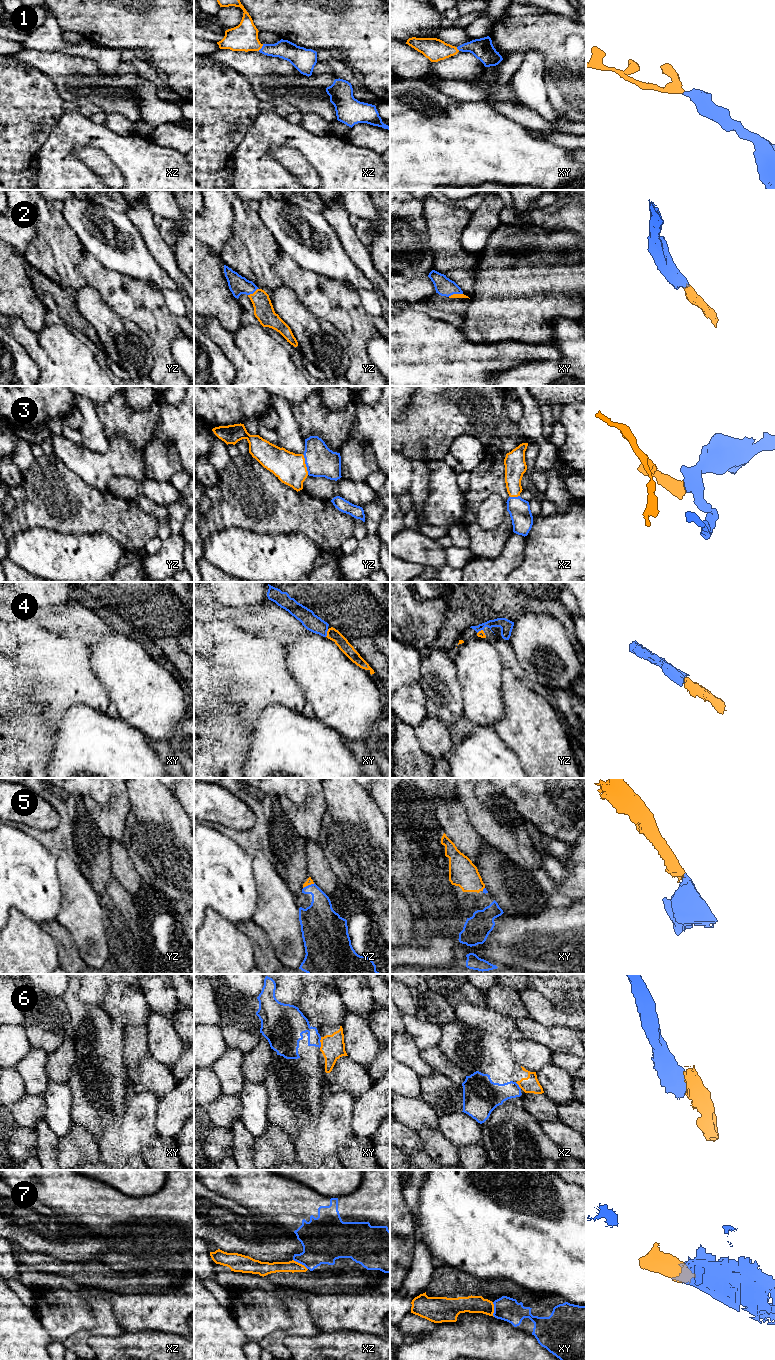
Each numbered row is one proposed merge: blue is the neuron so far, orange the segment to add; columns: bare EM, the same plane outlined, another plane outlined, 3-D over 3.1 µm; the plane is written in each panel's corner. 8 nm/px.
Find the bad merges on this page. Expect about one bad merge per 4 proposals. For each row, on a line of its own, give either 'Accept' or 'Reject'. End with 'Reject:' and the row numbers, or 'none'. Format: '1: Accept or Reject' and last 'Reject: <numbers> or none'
1: Accept
2: Accept
3: Accept
4: Accept
5: Accept
6: Reject
7: Reject
Reject: 6, 7

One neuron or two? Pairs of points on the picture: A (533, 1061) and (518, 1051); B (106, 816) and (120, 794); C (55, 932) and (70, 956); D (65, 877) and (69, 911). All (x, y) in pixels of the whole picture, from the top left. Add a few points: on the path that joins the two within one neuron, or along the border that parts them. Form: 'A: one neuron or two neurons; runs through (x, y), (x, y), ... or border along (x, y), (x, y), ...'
A: one neuron; runs through (529, 1057), (522, 1051)
B: one neuron; runs through (111, 811), (119, 803), (119, 799)
C: one neuron; runs through (61, 938), (66, 943), (68, 950)
D: one neuron; runs through (71, 885), (71, 903)

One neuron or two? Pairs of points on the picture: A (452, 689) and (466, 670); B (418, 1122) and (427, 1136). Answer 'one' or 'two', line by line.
A: two
B: two

